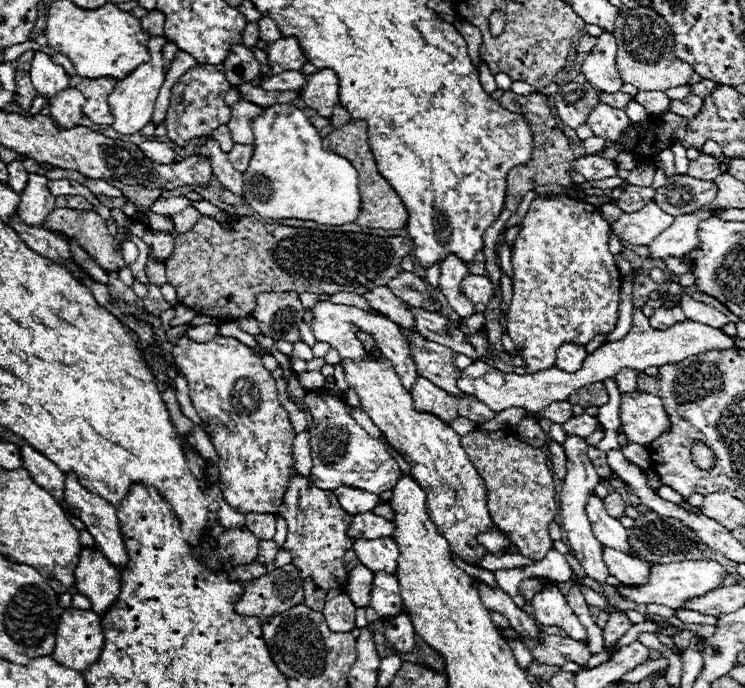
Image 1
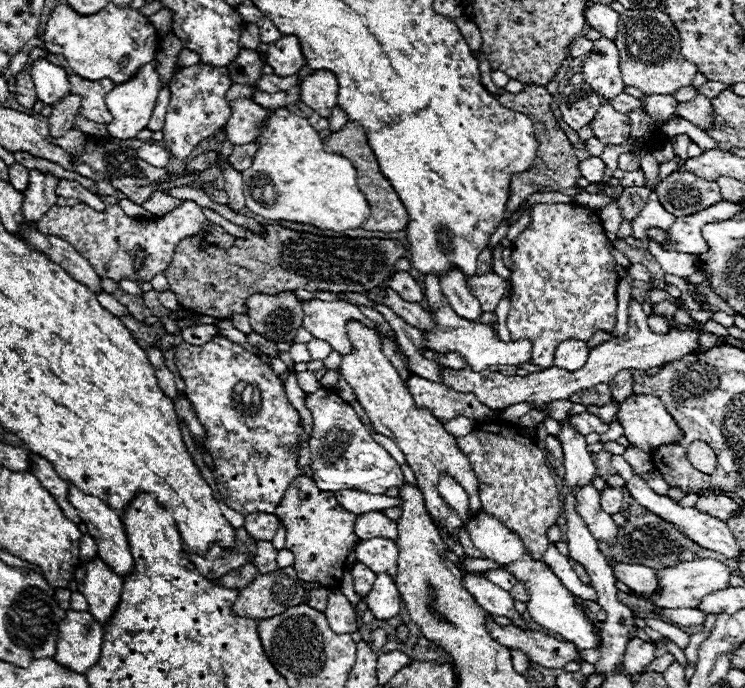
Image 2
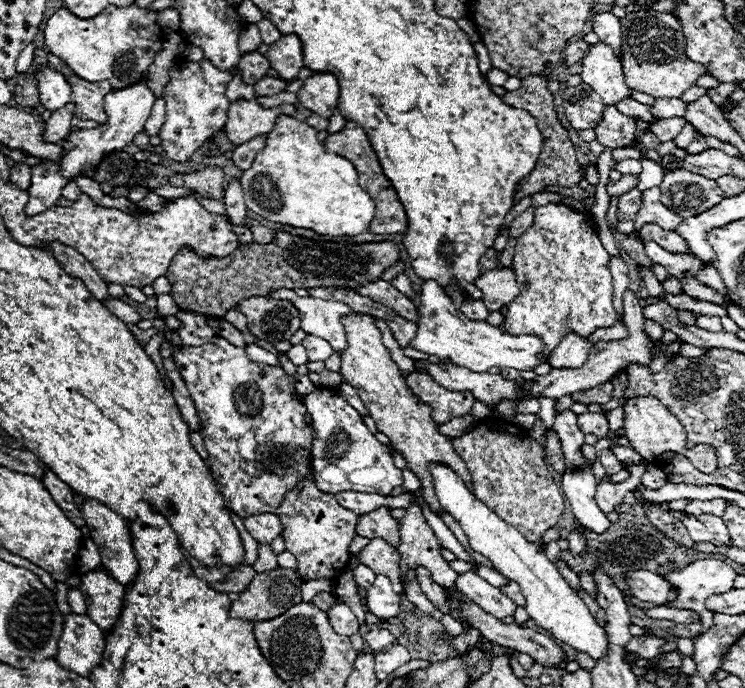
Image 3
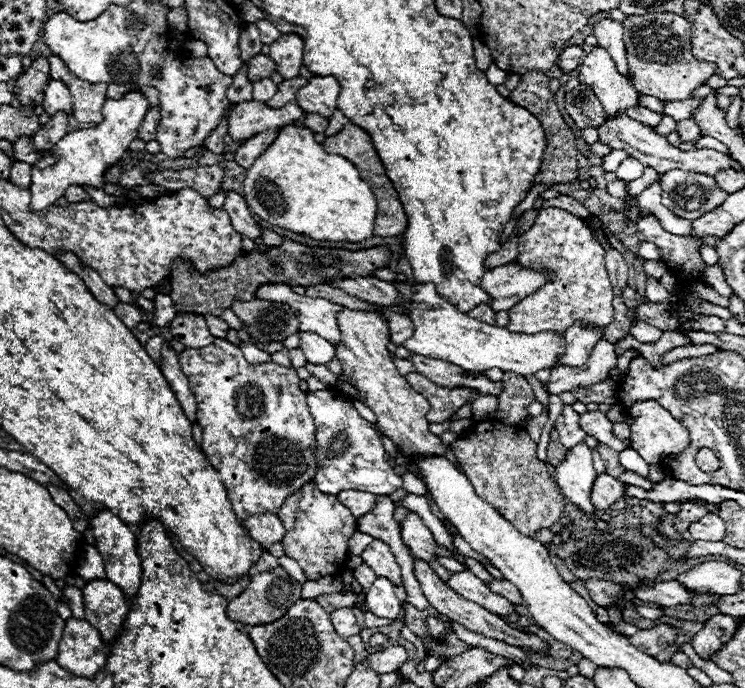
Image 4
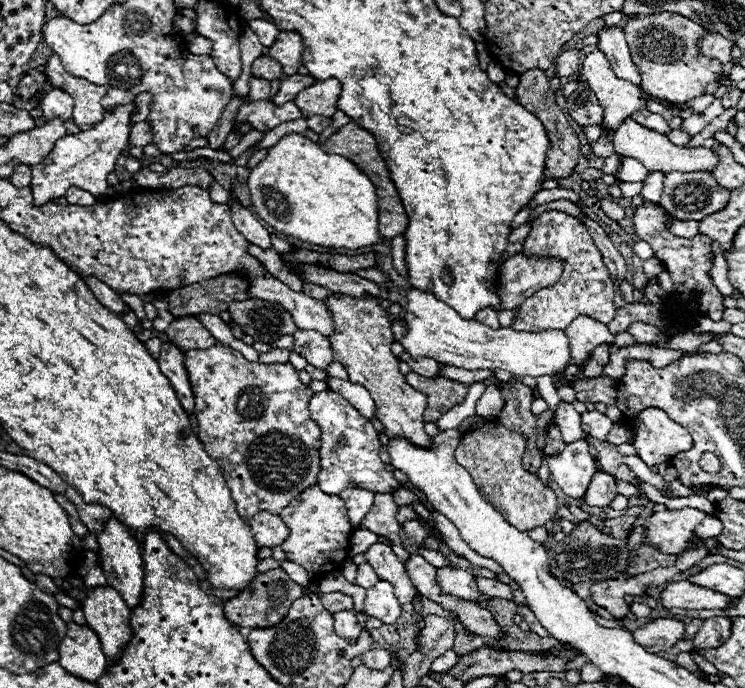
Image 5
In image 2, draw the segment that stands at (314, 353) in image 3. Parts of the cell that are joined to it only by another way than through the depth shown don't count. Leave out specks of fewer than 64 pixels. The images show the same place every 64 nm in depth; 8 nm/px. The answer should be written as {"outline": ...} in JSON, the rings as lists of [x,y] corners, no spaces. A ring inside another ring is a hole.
{"outline":[[[310,340],[308,344],[308,350],[310,350],[310,356],[312,356],[312,360],[324,360],[330,352],[332,352],[332,348],[330,348],[330,344],[328,342],[324,342],[324,340]]]}

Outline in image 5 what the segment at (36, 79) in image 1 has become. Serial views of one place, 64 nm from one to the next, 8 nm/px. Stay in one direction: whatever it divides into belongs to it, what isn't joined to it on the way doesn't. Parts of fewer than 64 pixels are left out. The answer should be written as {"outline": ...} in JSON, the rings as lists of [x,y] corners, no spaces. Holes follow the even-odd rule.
{"outline":[[[52,86],[52,90],[46,92],[46,96],[40,100],[40,108],[46,120],[54,120],[56,116],[60,116],[62,120],[70,120],[72,106],[74,106],[72,96],[68,92],[62,92],[58,86]]]}

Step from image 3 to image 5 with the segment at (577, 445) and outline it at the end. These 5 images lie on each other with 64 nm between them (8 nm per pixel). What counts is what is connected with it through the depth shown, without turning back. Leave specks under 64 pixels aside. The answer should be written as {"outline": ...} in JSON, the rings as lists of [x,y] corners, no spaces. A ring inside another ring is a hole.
{"outline":[[[570,402],[558,404],[554,424],[560,428],[566,444],[570,444],[574,440],[580,440],[580,438],[586,438],[586,432],[582,432],[582,428],[580,428],[580,414],[572,408]]]}

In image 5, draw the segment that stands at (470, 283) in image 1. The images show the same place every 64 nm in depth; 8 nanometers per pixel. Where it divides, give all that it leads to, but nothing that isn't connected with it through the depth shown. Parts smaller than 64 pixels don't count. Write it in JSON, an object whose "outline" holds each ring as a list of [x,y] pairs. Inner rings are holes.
{"outline":[[[516,254],[500,264],[498,280],[494,282],[494,292],[502,300],[500,310],[514,310],[526,298],[530,298],[540,288],[552,286],[562,274],[562,264],[558,260],[546,258],[526,258]]]}

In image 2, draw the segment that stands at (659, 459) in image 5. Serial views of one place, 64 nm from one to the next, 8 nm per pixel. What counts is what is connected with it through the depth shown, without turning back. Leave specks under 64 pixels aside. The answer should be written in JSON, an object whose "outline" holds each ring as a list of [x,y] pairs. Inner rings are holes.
{"outline":[[[632,394],[620,404],[618,420],[630,444],[644,452],[656,450],[660,444],[674,442],[680,430],[658,396]]]}

